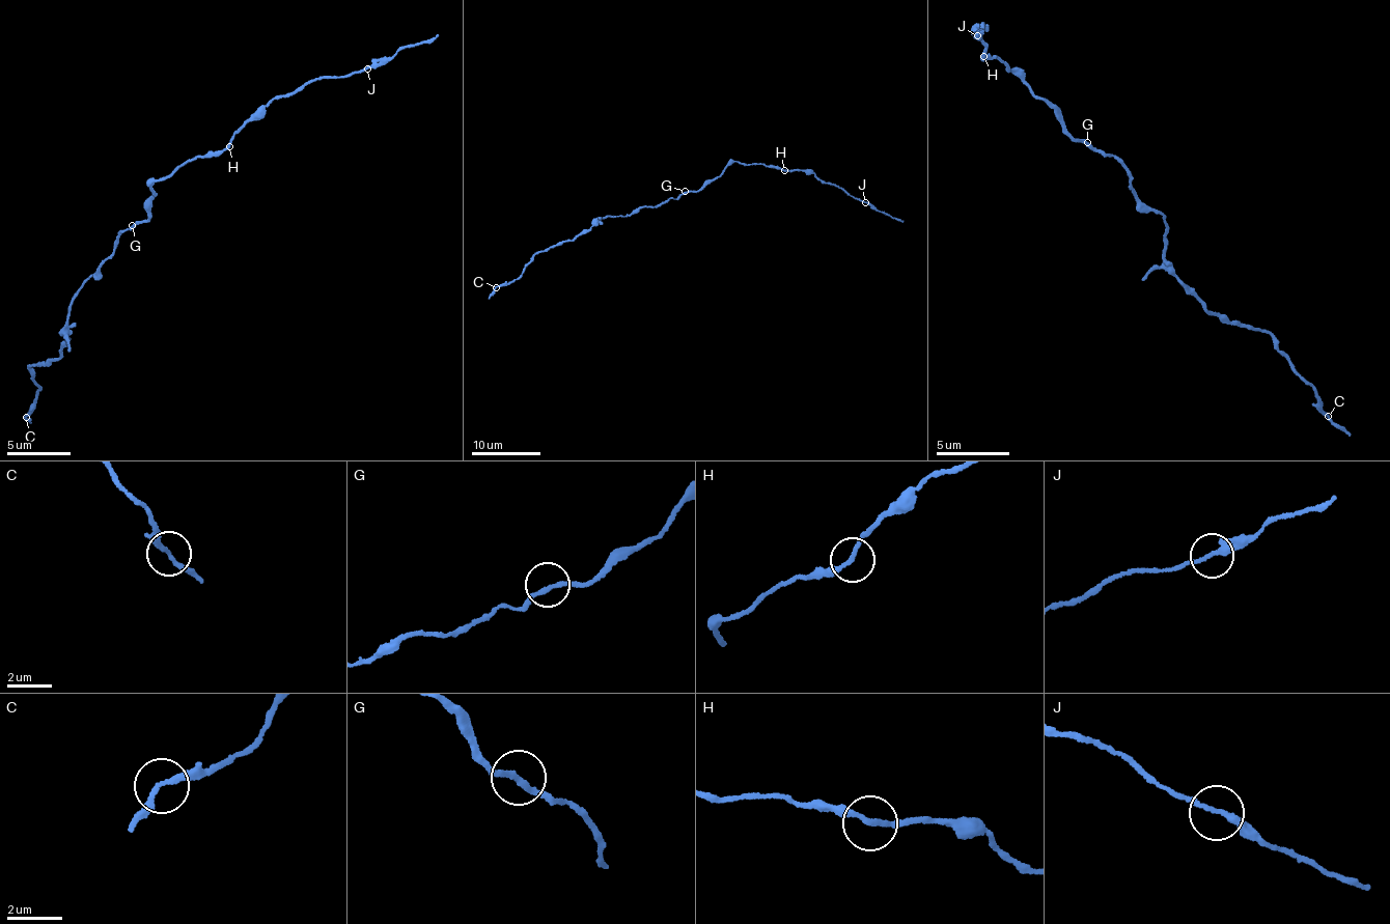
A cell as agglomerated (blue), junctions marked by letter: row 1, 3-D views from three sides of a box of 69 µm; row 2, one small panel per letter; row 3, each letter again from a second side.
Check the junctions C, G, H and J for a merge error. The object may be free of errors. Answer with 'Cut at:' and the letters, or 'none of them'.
Cut at: none of them

